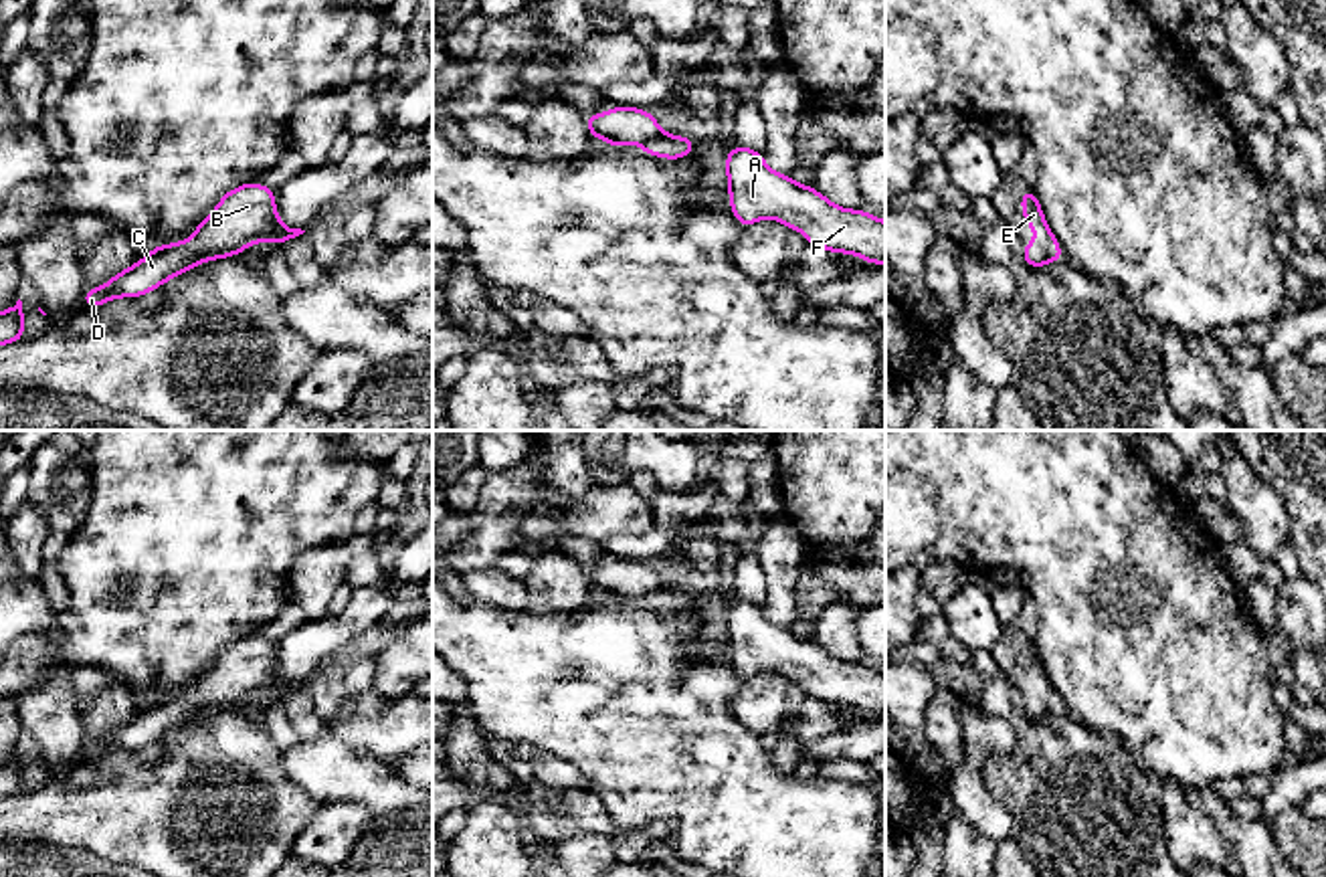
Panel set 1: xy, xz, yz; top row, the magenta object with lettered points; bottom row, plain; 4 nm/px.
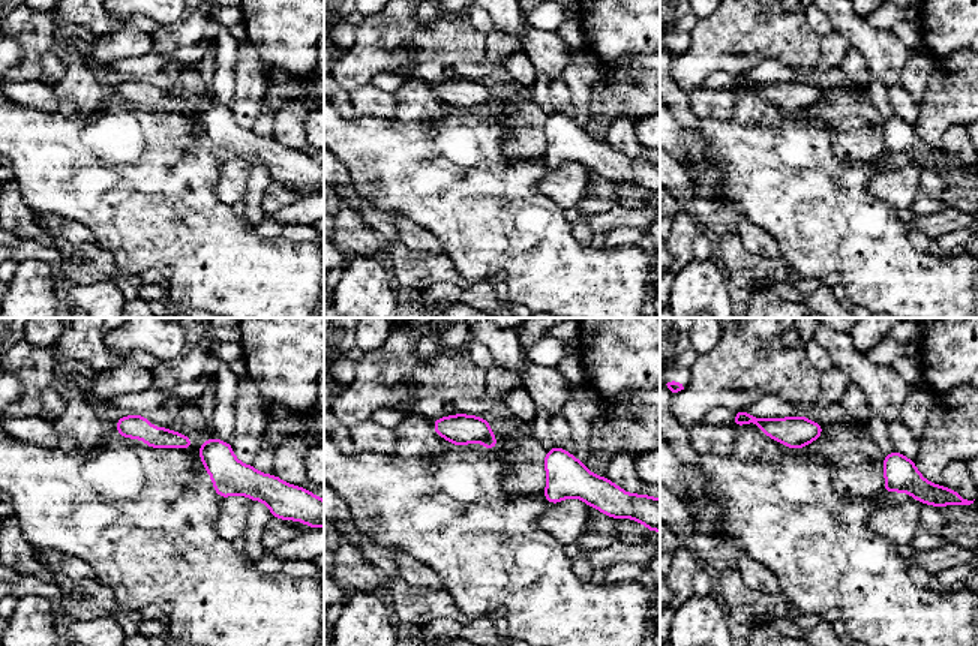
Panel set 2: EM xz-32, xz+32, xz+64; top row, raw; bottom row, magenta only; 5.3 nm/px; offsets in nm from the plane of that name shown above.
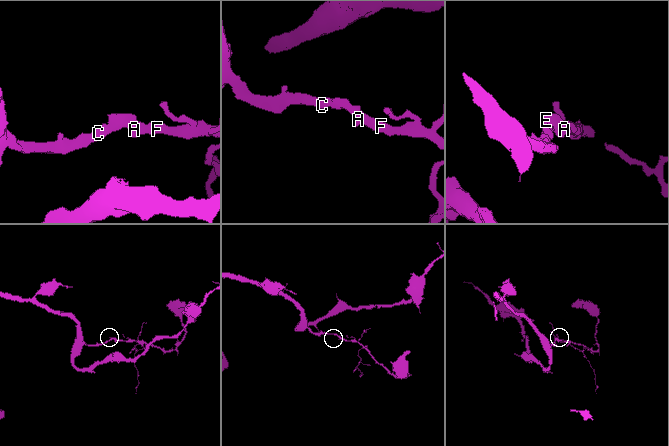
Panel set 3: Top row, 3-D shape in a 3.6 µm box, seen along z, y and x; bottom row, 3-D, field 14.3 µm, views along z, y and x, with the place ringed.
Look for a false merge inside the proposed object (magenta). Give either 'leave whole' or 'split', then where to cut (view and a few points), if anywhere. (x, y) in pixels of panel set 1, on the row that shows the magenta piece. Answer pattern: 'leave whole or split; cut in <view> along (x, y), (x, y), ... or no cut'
leave whole; no cut

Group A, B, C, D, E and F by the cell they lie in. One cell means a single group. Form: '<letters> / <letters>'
A B C D E F

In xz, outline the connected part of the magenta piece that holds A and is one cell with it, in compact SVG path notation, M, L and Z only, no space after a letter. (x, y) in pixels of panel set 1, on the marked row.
M736 145L726 158L730 206L742 226L776 218L831 253L849 253L869 265L885 263L885 222L835 206L811 186L772 172L762 154Z

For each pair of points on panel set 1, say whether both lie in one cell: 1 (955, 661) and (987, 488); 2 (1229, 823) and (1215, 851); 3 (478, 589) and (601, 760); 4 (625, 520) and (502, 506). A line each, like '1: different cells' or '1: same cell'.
1: different cells
2: different cells
3: different cells
4: same cell

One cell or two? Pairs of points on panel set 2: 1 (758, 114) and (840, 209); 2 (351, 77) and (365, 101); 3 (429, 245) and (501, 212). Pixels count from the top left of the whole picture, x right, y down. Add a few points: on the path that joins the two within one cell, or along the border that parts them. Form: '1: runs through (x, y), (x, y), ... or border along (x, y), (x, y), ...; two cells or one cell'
1: border along (794, 114), (776, 125), (740, 125), (732, 120); two cells
2: border along (368, 81), (348, 90); two cells
3: border along (410, 219), (425, 227), (438, 240), (443, 251); two cells

